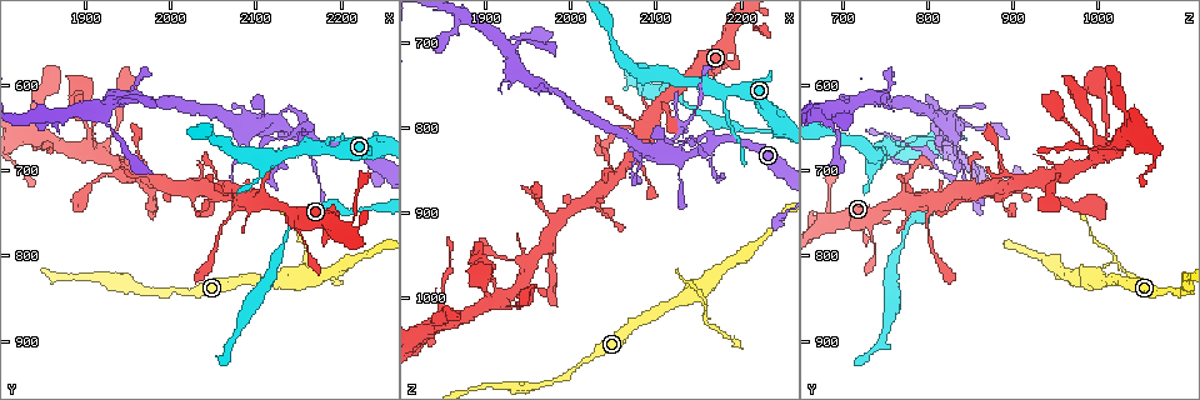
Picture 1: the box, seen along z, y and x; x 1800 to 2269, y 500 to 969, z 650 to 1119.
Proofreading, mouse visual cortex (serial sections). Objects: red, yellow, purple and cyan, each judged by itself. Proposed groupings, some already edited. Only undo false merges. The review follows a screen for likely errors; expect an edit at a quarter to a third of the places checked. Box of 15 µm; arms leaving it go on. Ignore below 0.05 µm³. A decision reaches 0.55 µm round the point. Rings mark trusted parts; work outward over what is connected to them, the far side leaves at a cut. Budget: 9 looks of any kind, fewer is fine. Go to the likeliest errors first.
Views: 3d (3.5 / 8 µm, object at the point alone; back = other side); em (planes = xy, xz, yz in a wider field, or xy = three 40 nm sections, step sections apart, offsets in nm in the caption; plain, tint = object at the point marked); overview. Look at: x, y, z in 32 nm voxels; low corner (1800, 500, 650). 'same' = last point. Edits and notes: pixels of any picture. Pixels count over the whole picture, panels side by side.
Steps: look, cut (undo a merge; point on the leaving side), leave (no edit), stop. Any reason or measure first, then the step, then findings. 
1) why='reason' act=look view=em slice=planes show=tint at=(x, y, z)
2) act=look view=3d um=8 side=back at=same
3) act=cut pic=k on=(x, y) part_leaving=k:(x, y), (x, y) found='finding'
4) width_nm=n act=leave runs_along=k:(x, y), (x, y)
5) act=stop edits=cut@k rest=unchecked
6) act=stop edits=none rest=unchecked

why='sharp bend' act=look view=3d um=3.5 at=(2155, 805, 1015)

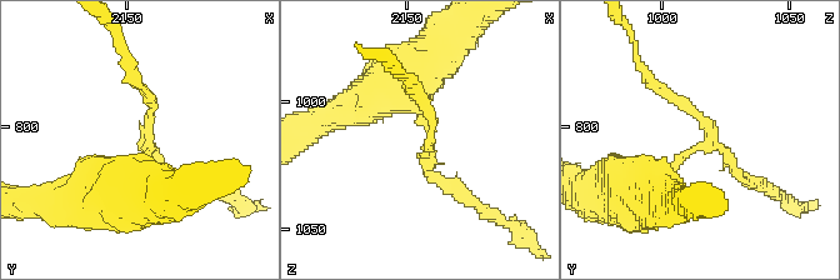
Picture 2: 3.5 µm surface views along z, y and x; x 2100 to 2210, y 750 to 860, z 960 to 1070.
act=look view=em slice=xy step=3 show=tint at=(2158, 807, 1017)

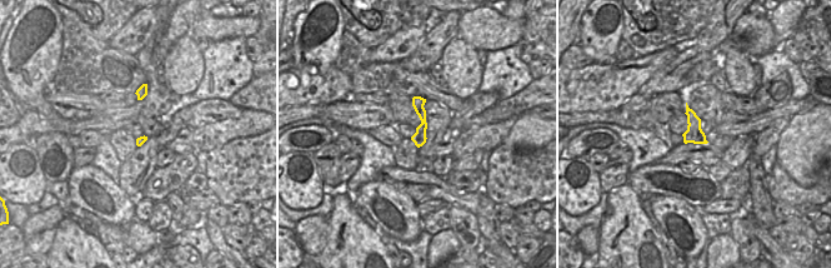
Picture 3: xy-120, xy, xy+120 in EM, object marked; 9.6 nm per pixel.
why='cut it another way' act=look view=em slice=planes show=tint at=same

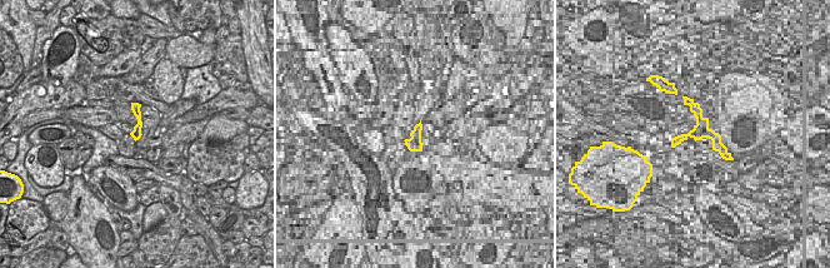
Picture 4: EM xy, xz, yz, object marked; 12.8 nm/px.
act=cut pic=2 on=(144, 135) part_leaving=2:(675, 163), (710, 133), (660, 86) found='two cells meet here'

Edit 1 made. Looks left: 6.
why='small branch off a trunk' act=look view=3d um=8 at=(2150, 765, 735)

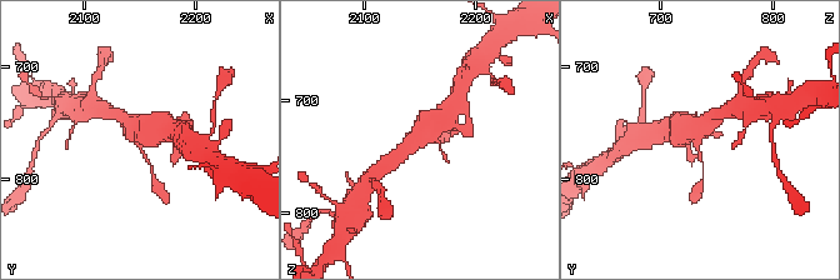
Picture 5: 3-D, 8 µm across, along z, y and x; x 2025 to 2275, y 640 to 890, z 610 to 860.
why='shape alone is not enough' act=look view=em slice=xy step=5 show=tint at=(2150, 766, 732)

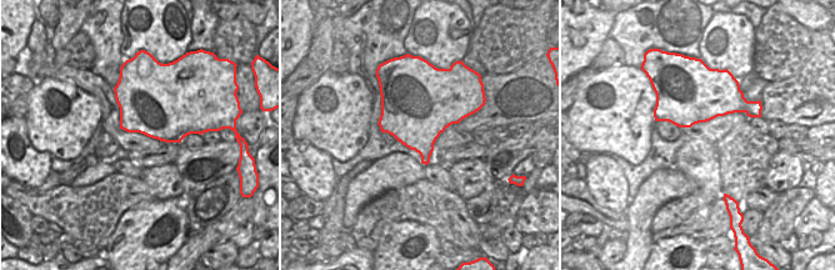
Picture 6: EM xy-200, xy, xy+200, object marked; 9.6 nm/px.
act=leave found='all the same cell'

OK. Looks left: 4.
why='abrupt turn' act=look view=3d um=3.5 at=(2185, 675, 755)

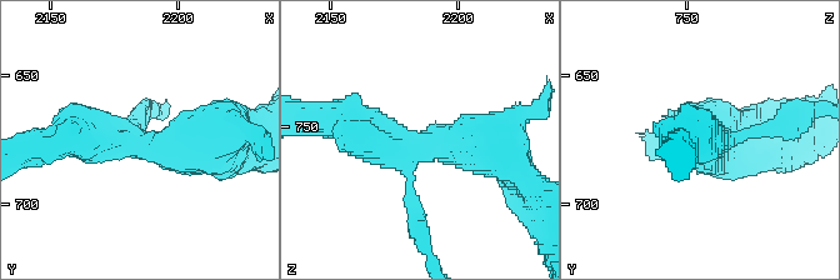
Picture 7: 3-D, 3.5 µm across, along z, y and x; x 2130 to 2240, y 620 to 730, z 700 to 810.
arms=3 arm_widths_nm=200,500,500 act=look view=em slice=xy step=1 show=plain at=(2181, 675, 758)

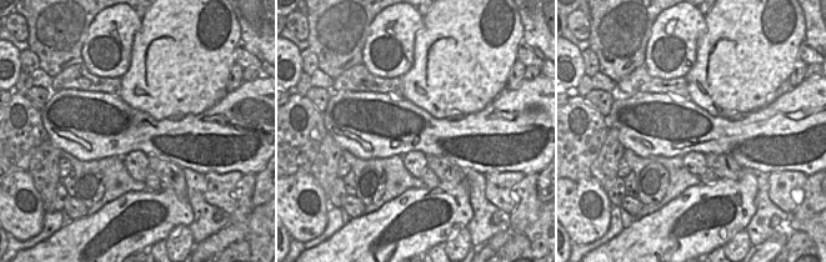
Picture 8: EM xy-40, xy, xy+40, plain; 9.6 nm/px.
act=look view=em slice=xy step=1 show=tint at=same

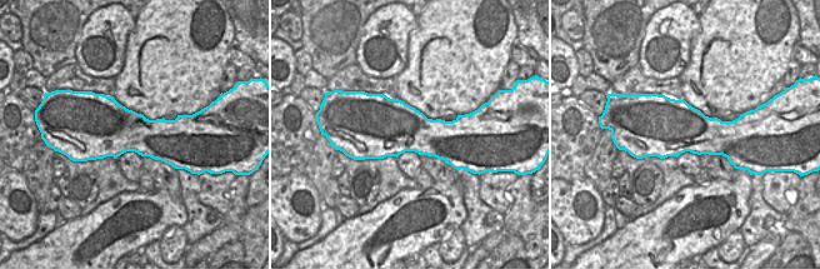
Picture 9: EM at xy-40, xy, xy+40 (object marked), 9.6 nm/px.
act=leave runs_along=7:(491, 144), (384, 148), (334, 119) found='continuous, no second cell'

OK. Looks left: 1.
act=stop edits=cut@2 rest=unchecked

